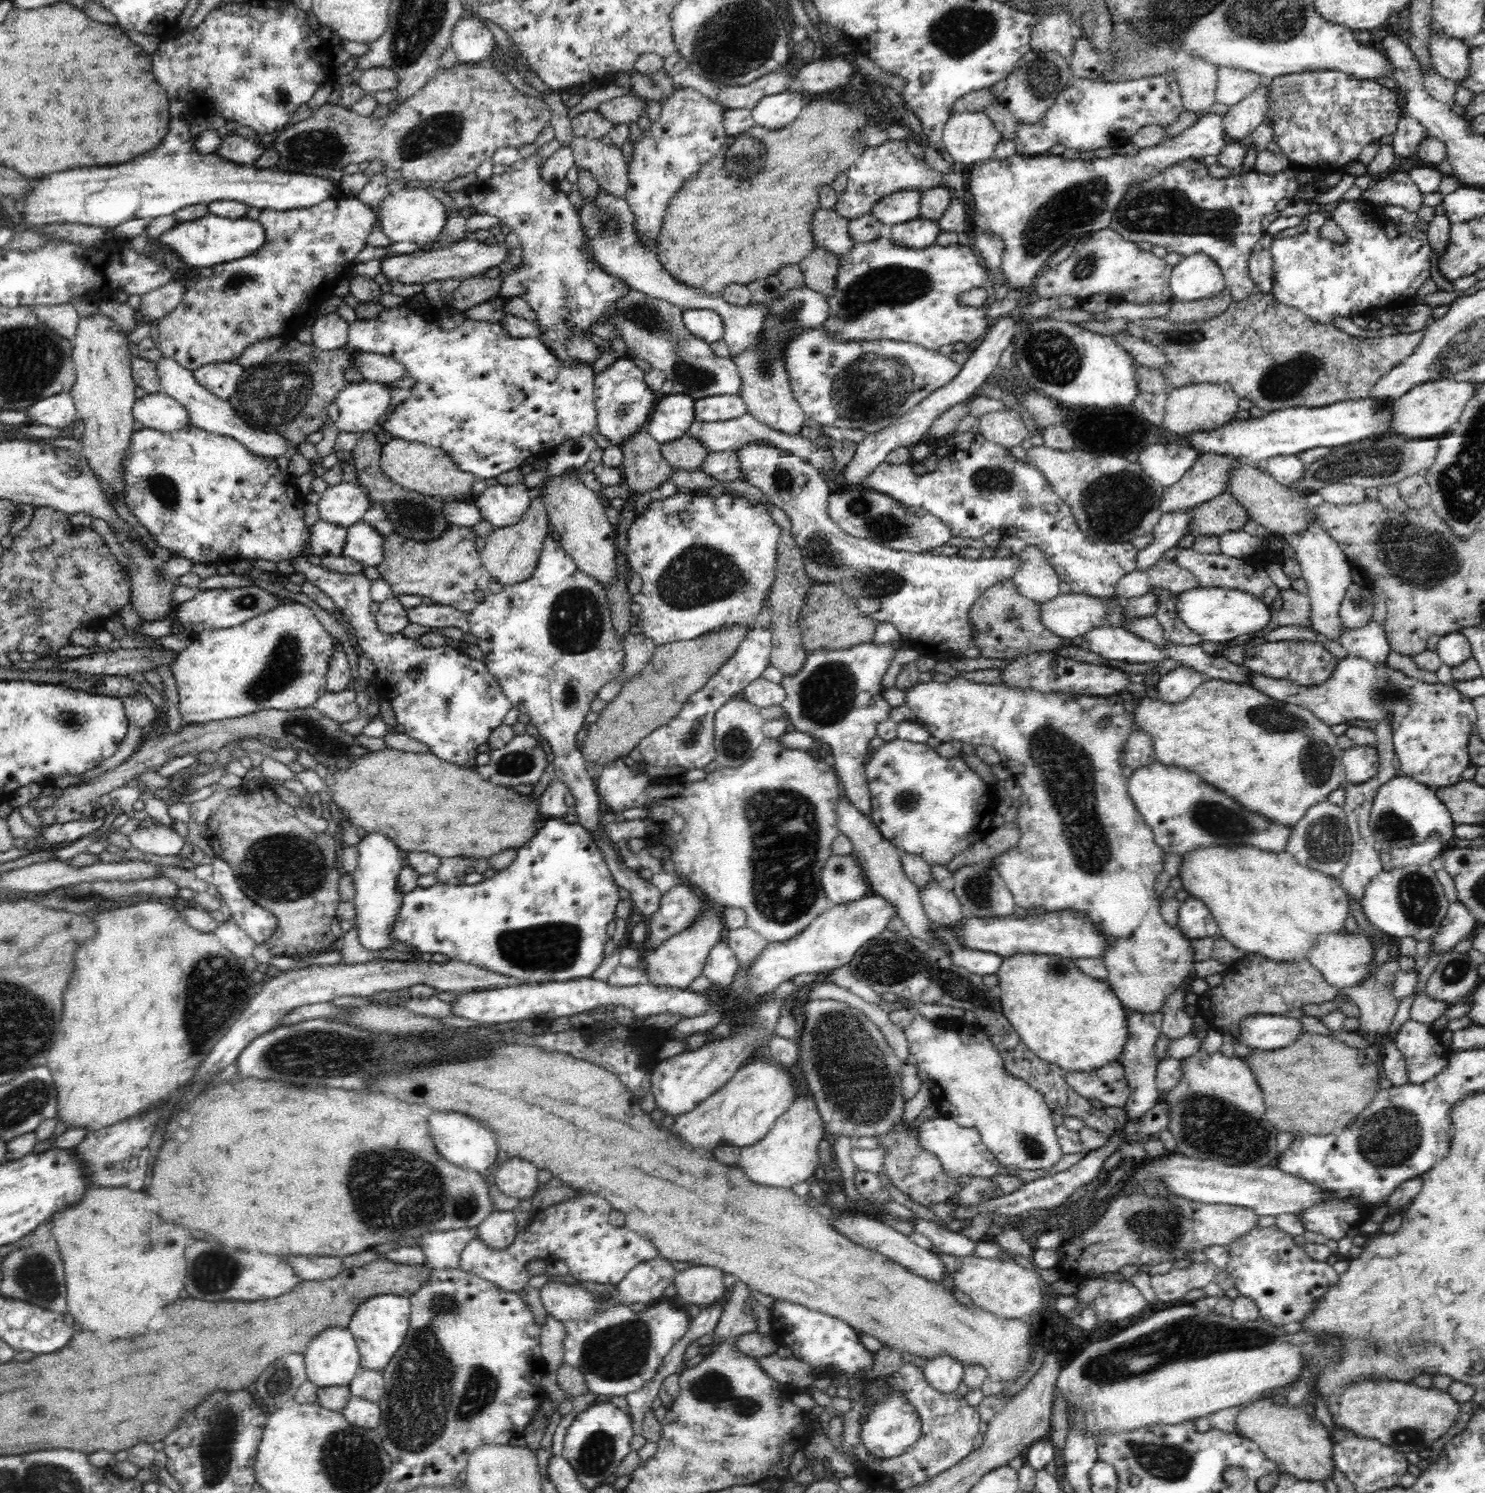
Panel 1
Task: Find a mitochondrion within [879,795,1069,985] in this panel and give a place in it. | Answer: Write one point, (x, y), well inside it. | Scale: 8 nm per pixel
(978, 887)

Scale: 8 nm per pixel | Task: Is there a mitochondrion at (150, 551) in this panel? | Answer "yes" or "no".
no

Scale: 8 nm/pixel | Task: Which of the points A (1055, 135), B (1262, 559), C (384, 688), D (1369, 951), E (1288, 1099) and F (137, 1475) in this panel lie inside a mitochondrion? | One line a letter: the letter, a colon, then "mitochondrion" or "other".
A: other
B: other
C: other
D: other
E: other
F: other

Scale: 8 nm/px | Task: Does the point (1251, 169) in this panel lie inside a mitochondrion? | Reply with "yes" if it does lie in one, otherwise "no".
no

